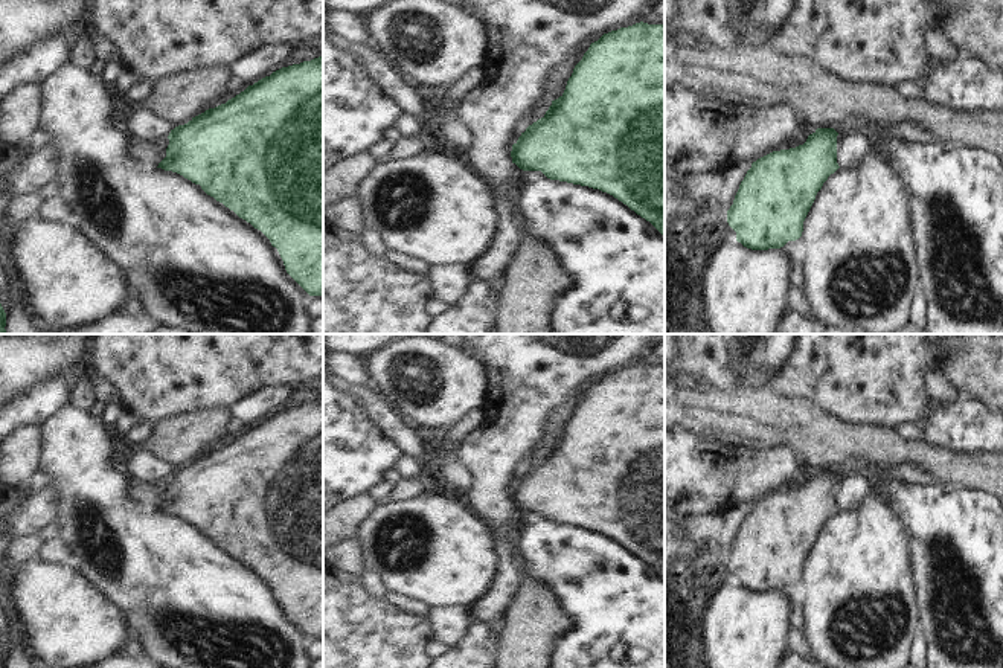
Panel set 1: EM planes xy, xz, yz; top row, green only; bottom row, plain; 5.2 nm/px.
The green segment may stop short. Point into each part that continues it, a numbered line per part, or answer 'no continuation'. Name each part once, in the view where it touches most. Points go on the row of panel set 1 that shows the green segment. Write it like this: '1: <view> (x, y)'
no continuation

